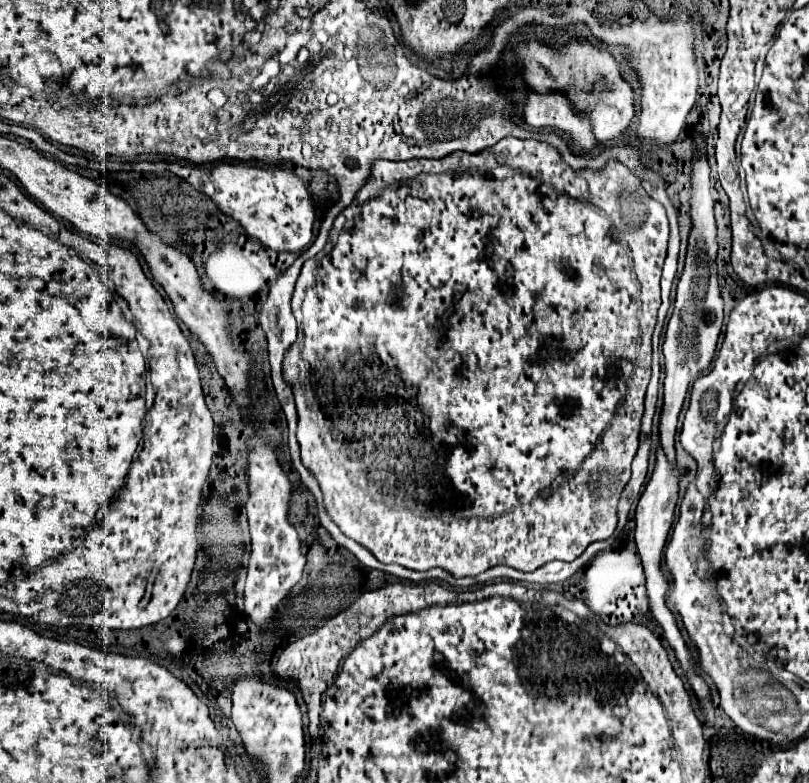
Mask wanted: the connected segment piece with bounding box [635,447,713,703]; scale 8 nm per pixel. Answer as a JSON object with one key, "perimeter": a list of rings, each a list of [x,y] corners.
{"perimeter":[[[661,447],[657,451],[657,463],[655,463],[655,469],[653,469],[653,475],[651,475],[651,481],[647,483],[641,499],[639,499],[639,505],[637,505],[637,515],[635,515],[635,543],[637,543],[637,549],[639,549],[639,555],[641,555],[641,561],[643,561],[643,567],[645,567],[645,577],[647,577],[647,597],[649,597],[649,611],[651,615],[655,617],[655,621],[663,627],[665,631],[665,639],[669,641],[669,645],[673,647],[675,651],[675,657],[693,689],[693,693],[697,695],[697,699],[701,703],[711,703],[711,691],[709,691],[709,685],[705,683],[705,679],[695,671],[693,667],[693,657],[691,657],[691,649],[687,645],[687,641],[683,639],[679,627],[677,627],[677,619],[673,615],[673,611],[667,607],[667,591],[669,591],[669,581],[665,579],[663,575],[663,569],[661,569],[661,555],[663,555],[663,547],[665,547],[665,541],[667,541],[667,535],[669,535],[669,529],[671,529],[671,523],[673,523],[673,513],[675,513],[675,503],[677,503],[677,481],[681,477],[681,469],[677,465],[669,465],[669,461],[665,459],[665,455],[661,453]]]}

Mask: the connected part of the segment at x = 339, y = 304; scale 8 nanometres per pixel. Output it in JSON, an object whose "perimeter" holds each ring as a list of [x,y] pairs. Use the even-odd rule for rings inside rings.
{"perimeter":[[[505,137],[505,139],[501,139],[501,141],[499,141],[499,143],[497,143],[497,145],[495,145],[495,147],[489,147],[489,149],[485,149],[485,151],[481,151],[481,153],[477,153],[477,155],[471,155],[471,153],[465,153],[465,151],[455,151],[455,153],[451,153],[451,155],[447,155],[447,157],[443,157],[443,159],[411,159],[411,161],[403,161],[403,163],[395,163],[395,161],[379,161],[379,163],[377,163],[377,165],[401,165],[401,169],[397,169],[397,181],[381,181],[381,179],[375,179],[375,175],[377,175],[377,171],[375,171],[375,165],[373,165],[373,177],[371,177],[371,179],[369,179],[369,181],[367,181],[367,183],[365,183],[365,187],[361,187],[361,191],[359,191],[359,193],[357,193],[357,197],[355,197],[355,199],[353,199],[353,203],[351,203],[351,205],[349,205],[349,207],[347,207],[347,209],[345,209],[345,211],[343,211],[343,213],[341,213],[341,215],[339,215],[339,217],[337,217],[337,219],[335,219],[335,225],[333,225],[333,231],[339,231],[339,237],[337,237],[337,243],[335,243],[335,247],[333,247],[333,249],[331,249],[331,253],[329,253],[329,255],[325,255],[325,257],[323,257],[323,259],[321,259],[321,261],[319,261],[319,265],[317,265],[317,275],[315,275],[315,285],[313,285],[313,287],[311,287],[311,289],[309,289],[309,291],[307,291],[307,295],[305,295],[305,299],[303,299],[303,333],[305,333],[305,339],[301,339],[301,337],[299,337],[299,341],[297,341],[297,343],[295,343],[295,347],[291,347],[291,349],[289,349],[289,353],[287,353],[287,359],[285,359],[285,365],[283,365],[283,377],[285,377],[285,379],[287,379],[287,381],[291,381],[291,383],[293,383],[293,395],[295,395],[295,405],[297,405],[297,415],[299,415],[299,423],[297,423],[297,441],[299,441],[299,445],[301,445],[301,461],[303,461],[303,463],[305,463],[305,467],[309,467],[309,469],[311,469],[311,473],[313,473],[313,475],[315,475],[315,479],[317,479],[317,481],[319,481],[319,485],[321,485],[321,491],[323,491],[323,495],[325,495],[325,507],[327,507],[327,509],[329,509],[329,515],[331,515],[331,517],[333,517],[333,521],[335,521],[335,523],[337,523],[337,525],[339,525],[339,529],[341,529],[341,531],[343,531],[343,533],[345,533],[345,535],[347,535],[347,537],[351,537],[351,539],[355,539],[355,541],[357,541],[357,543],[359,543],[359,545],[363,545],[363,547],[365,547],[365,549],[369,549],[369,551],[371,551],[371,553],[373,553],[373,555],[375,555],[375,557],[377,557],[377,559],[379,559],[379,561],[381,561],[381,563],[397,563],[397,565],[403,565],[403,567],[407,567],[407,569],[413,569],[413,571],[427,571],[427,569],[433,569],[433,567],[443,567],[443,569],[447,569],[447,571],[449,571],[449,573],[455,573],[455,577],[469,577],[469,575],[479,575],[479,573],[483,573],[483,571],[487,571],[487,569],[489,569],[489,567],[493,567],[493,565],[507,565],[507,567],[513,567],[513,569],[519,569],[519,571],[535,571],[535,569],[537,569],[537,567],[541,567],[541,565],[545,565],[545,563],[547,563],[547,561],[553,561],[553,559],[559,559],[559,561],[573,561],[573,559],[577,559],[577,557],[579,557],[579,555],[581,555],[581,553],[583,553],[583,551],[585,551],[585,549],[587,549],[587,545],[589,545],[589,543],[593,543],[593,541],[601,541],[601,539],[609,539],[609,537],[611,537],[611,535],[613,535],[613,531],[615,531],[615,525],[617,525],[617,501],[619,501],[619,495],[621,495],[621,491],[623,491],[623,487],[625,487],[625,485],[627,485],[627,483],[629,483],[629,477],[631,477],[631,461],[633,461],[633,457],[635,457],[635,453],[637,453],[637,449],[639,449],[639,431],[641,431],[641,419],[643,419],[643,411],[645,411],[645,405],[643,405],[643,401],[645,401],[645,394],[646,394],[646,390],[647,390],[647,386],[648,386],[648,384],[649,384],[649,381],[650,381],[650,378],[651,378],[651,358],[652,358],[652,335],[653,335],[653,331],[654,331],[654,328],[655,328],[655,321],[657,321],[657,309],[659,309],[659,305],[661,305],[661,293],[659,293],[659,279],[661,279],[661,269],[663,269],[663,263],[665,263],[665,257],[667,257],[667,237],[669,237],[669,225],[667,225],[667,215],[665,215],[665,209],[663,209],[663,207],[661,207],[661,205],[657,205],[657,201],[653,201],[653,199],[651,199],[651,197],[649,197],[649,195],[645,195],[645,191],[643,191],[643,189],[641,189],[641,185],[639,185],[639,181],[637,181],[637,177],[633,177],[633,173],[631,173],[631,171],[629,171],[629,169],[627,169],[627,167],[625,167],[625,165],[621,165],[621,163],[617,163],[617,161],[609,161],[609,163],[607,163],[607,167],[605,167],[605,169],[603,169],[603,171],[599,171],[599,173],[593,173],[593,171],[581,171],[581,173],[573,173],[573,169],[569,169],[569,167],[565,167],[565,163],[563,163],[563,161],[561,161],[561,157],[559,157],[559,153],[557,153],[557,151],[555,151],[555,149],[549,149],[549,145],[545,145],[545,143],[541,143],[541,141],[533,141],[533,139],[525,139],[525,141],[523,141],[523,139],[513,139],[513,137]],[[417,397],[419,397],[419,401],[421,401],[421,403],[419,403],[419,405],[421,405],[421,409],[423,409],[423,421],[417,421]],[[421,423],[423,423],[423,425],[425,425],[425,427],[429,427],[429,431],[431,431],[431,437],[435,437],[435,439],[433,439],[433,443],[435,443],[435,445],[437,445],[437,447],[439,447],[439,443],[441,443],[441,445],[443,445],[443,443],[447,443],[447,445],[449,445],[449,443],[451,443],[451,441],[453,441],[453,439],[455,439],[455,441],[457,441],[457,443],[451,443],[451,445],[449,445],[449,447],[447,447],[447,449],[449,449],[449,451],[421,451],[421,449],[415,449],[415,447],[421,447]],[[449,425],[451,425],[451,427],[455,427],[455,431],[457,431],[457,433],[455,433],[455,435],[453,435],[453,437],[449,437],[449,439],[443,439],[443,441],[441,441],[441,439],[437,439],[437,435],[443,435],[443,433],[445,433],[445,429],[449,429]]]}

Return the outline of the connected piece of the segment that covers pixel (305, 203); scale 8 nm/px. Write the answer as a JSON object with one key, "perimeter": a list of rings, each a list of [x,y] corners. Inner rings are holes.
{"perimeter":[[[141,161],[129,163],[133,171],[149,171],[161,173],[171,171],[185,181],[189,181],[195,189],[205,191],[217,207],[239,221],[245,231],[259,239],[263,245],[275,251],[301,251],[311,245],[313,241],[313,223],[315,223],[315,199],[309,193],[307,185],[303,185],[301,177],[293,169],[279,169],[279,167],[253,167],[247,163],[231,163],[219,161],[213,167],[199,167],[199,165],[181,165],[181,163],[167,163],[167,161]]]}

